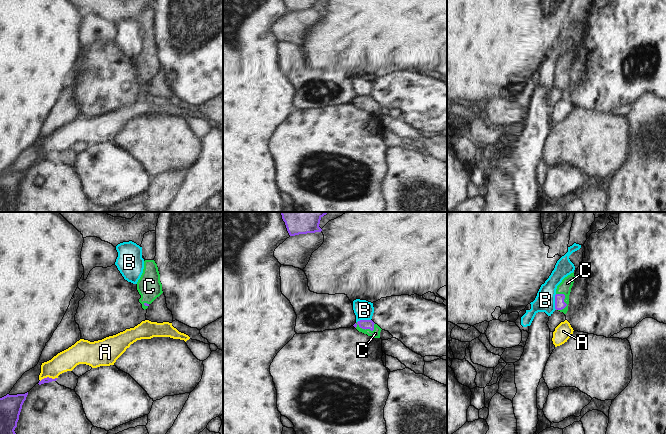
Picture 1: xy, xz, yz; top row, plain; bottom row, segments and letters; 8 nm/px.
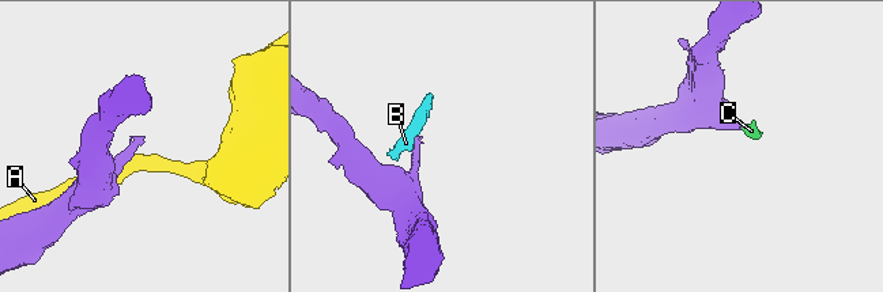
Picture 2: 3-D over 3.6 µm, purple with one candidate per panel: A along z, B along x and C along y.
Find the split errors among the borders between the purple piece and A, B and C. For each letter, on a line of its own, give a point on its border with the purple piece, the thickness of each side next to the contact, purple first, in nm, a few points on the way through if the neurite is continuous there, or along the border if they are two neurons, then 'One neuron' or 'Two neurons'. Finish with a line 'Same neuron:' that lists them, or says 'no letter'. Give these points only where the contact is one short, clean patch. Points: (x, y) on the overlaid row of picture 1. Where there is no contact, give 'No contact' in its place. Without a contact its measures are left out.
A: Touches purple at xy (48, 377). Thickness 50 nm (purple) against 170 nm. Two neurons
B: Touches purple at yz (555, 302). Thickness 80 nm (purple) against 160 nm. Two neurons
C: Touches purple at xz (365, 329). Thickness 80 nm (purple) against 70 nm. Path across: xz (364, 324), (365, 329), (370, 329), (375, 333). One neuron
Same neuron: C

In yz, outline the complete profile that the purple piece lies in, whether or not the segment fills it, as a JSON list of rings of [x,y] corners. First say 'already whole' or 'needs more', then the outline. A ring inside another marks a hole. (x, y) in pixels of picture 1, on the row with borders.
needs more; [[[573,272],[565,277],[556,289],[555,309],[563,312],[564,314],[566,314],[568,311],[569,295],[574,283],[574,279],[575,276]]]

